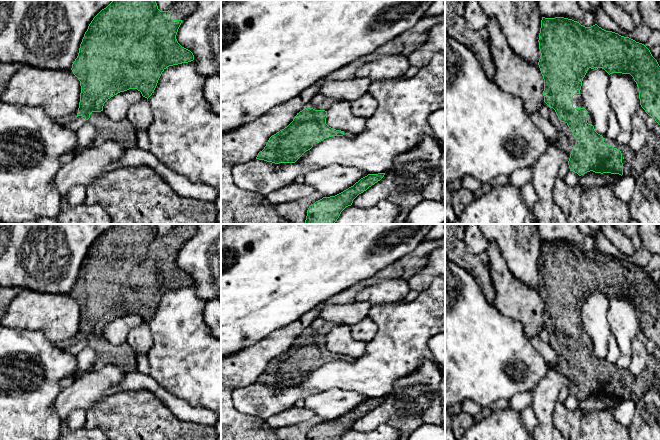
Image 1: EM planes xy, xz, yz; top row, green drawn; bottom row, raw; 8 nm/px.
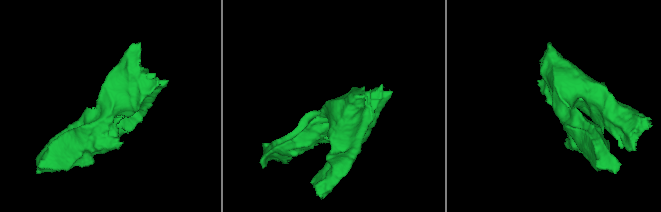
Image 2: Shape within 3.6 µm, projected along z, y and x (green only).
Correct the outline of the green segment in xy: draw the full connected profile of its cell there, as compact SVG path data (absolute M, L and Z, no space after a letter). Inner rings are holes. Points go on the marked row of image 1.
M112 0L102 9L89 24L71 68L81 86L76 117L83 116L88 120L92 112L103 111L108 99L129 89L137 89L148 99L167 67L193 61L193 53L178 43L176 35L182 21L193 13L196 6L195 0L176 0L168 11L160 11L155 0Z

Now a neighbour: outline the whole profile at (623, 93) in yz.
M610 74L607 95L621 130L631 133L632 120L640 105L639 91L633 77L630 74Z

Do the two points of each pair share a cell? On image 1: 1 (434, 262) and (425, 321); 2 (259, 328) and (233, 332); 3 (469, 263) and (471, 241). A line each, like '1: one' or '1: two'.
1: two
2: one
3: two

